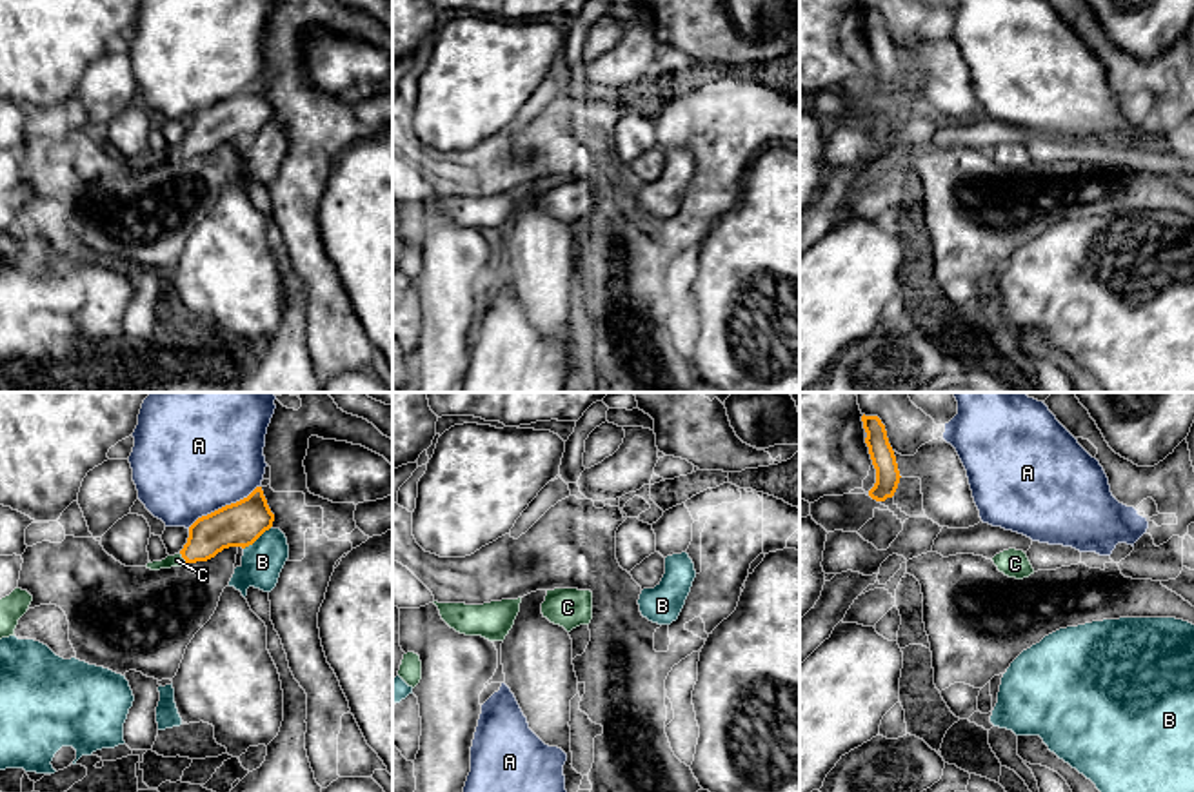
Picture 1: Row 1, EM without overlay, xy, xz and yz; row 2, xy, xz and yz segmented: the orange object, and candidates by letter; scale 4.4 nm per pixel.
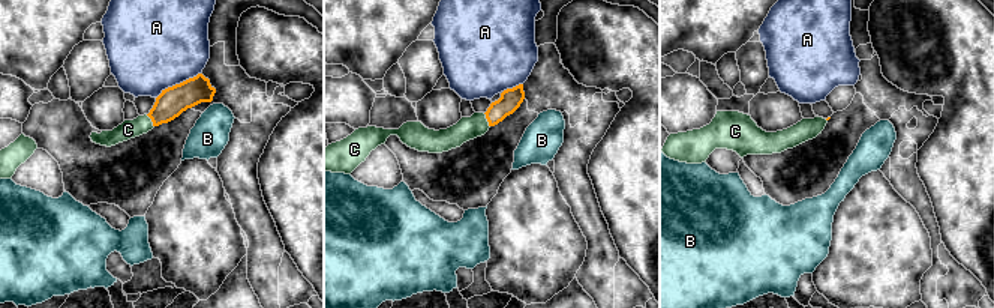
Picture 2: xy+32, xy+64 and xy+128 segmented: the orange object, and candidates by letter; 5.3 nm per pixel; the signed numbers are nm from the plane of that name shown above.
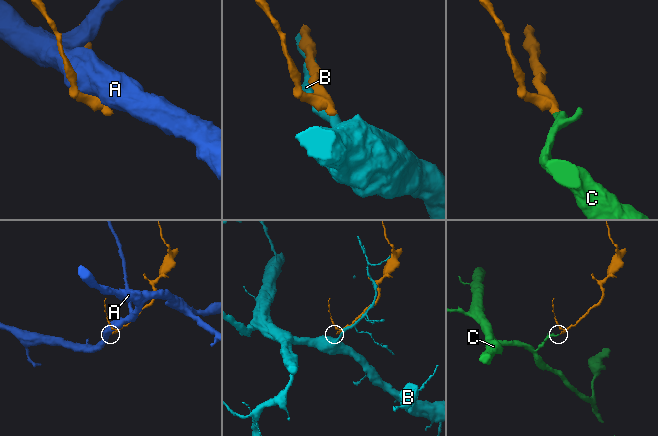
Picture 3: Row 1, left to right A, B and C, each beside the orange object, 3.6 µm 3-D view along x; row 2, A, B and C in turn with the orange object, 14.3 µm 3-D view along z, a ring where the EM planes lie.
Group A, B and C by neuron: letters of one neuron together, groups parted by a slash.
A / B / C

